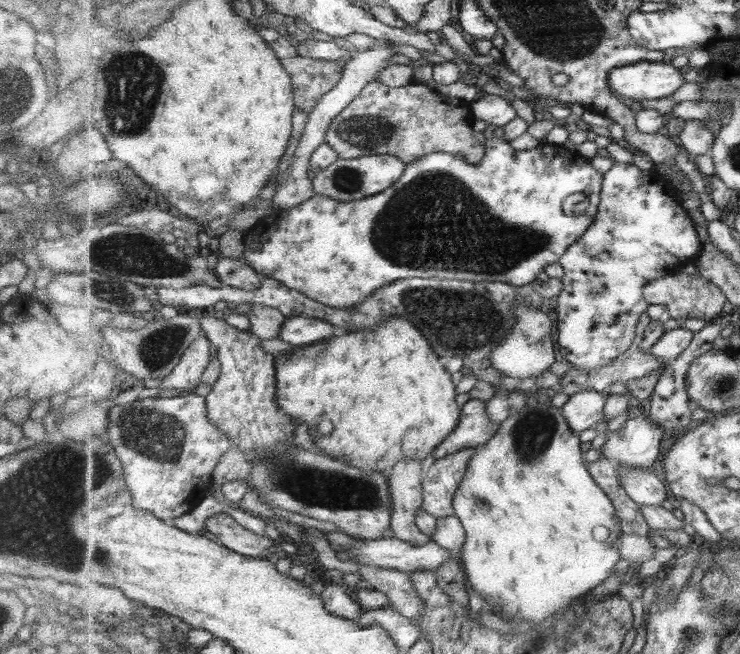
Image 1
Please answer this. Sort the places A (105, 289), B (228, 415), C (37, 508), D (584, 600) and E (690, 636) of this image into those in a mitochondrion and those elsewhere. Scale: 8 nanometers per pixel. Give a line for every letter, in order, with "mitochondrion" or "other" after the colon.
A: mitochondrion
B: other
C: mitochondrion
D: other
E: mitochondrion

